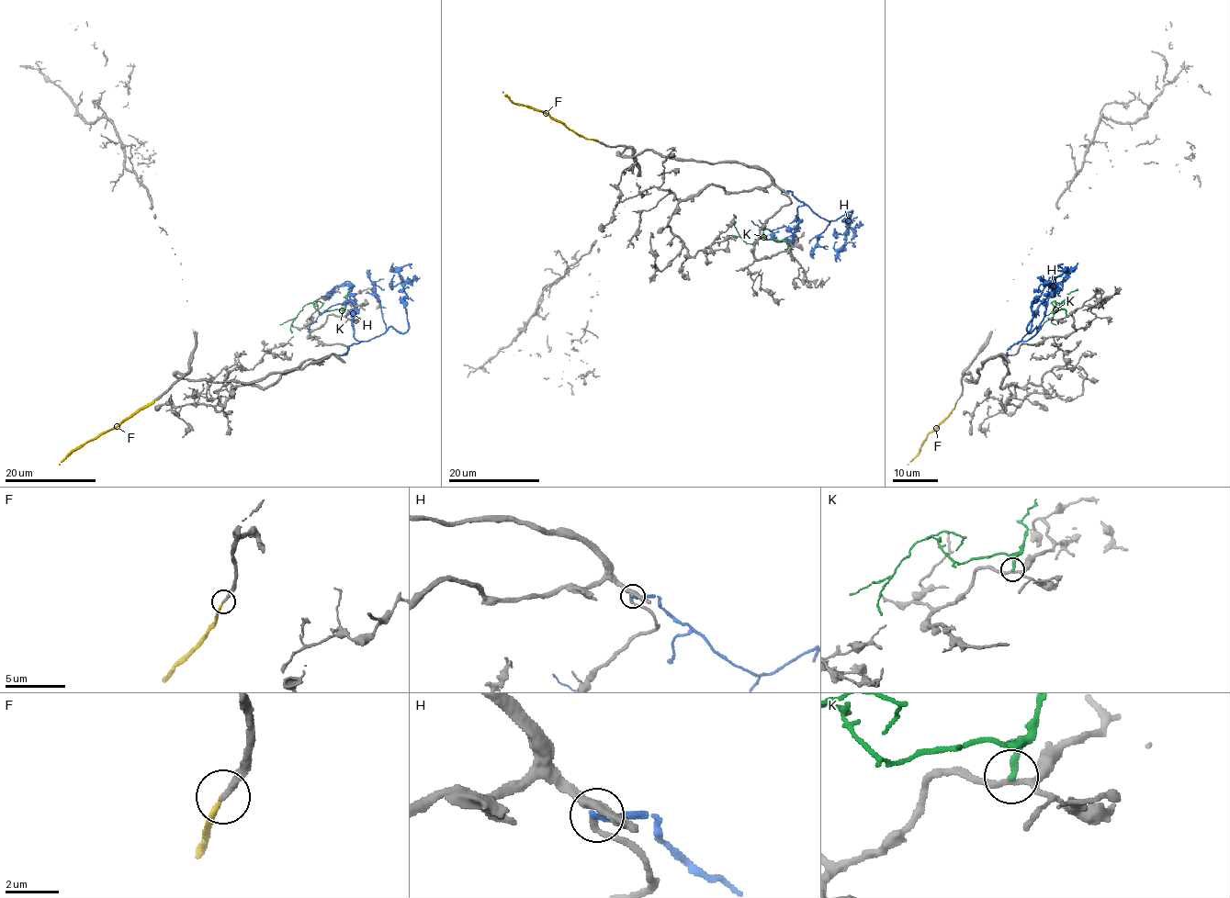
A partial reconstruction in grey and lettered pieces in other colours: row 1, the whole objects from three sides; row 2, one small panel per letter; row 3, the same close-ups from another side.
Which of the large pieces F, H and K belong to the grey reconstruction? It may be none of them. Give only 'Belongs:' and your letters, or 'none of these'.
Belongs: F

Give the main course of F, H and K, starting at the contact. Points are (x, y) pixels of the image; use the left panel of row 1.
F: (154, 398), (114, 427), (80, 444), (59, 465)
H: (338, 355), (354, 343), (368, 341), (392, 326), (402, 333), (408, 329), (406, 295), (392, 263)
K: (341, 315), (344, 309), (319, 311), (311, 302), (307, 303), (291, 324), (291, 333)

